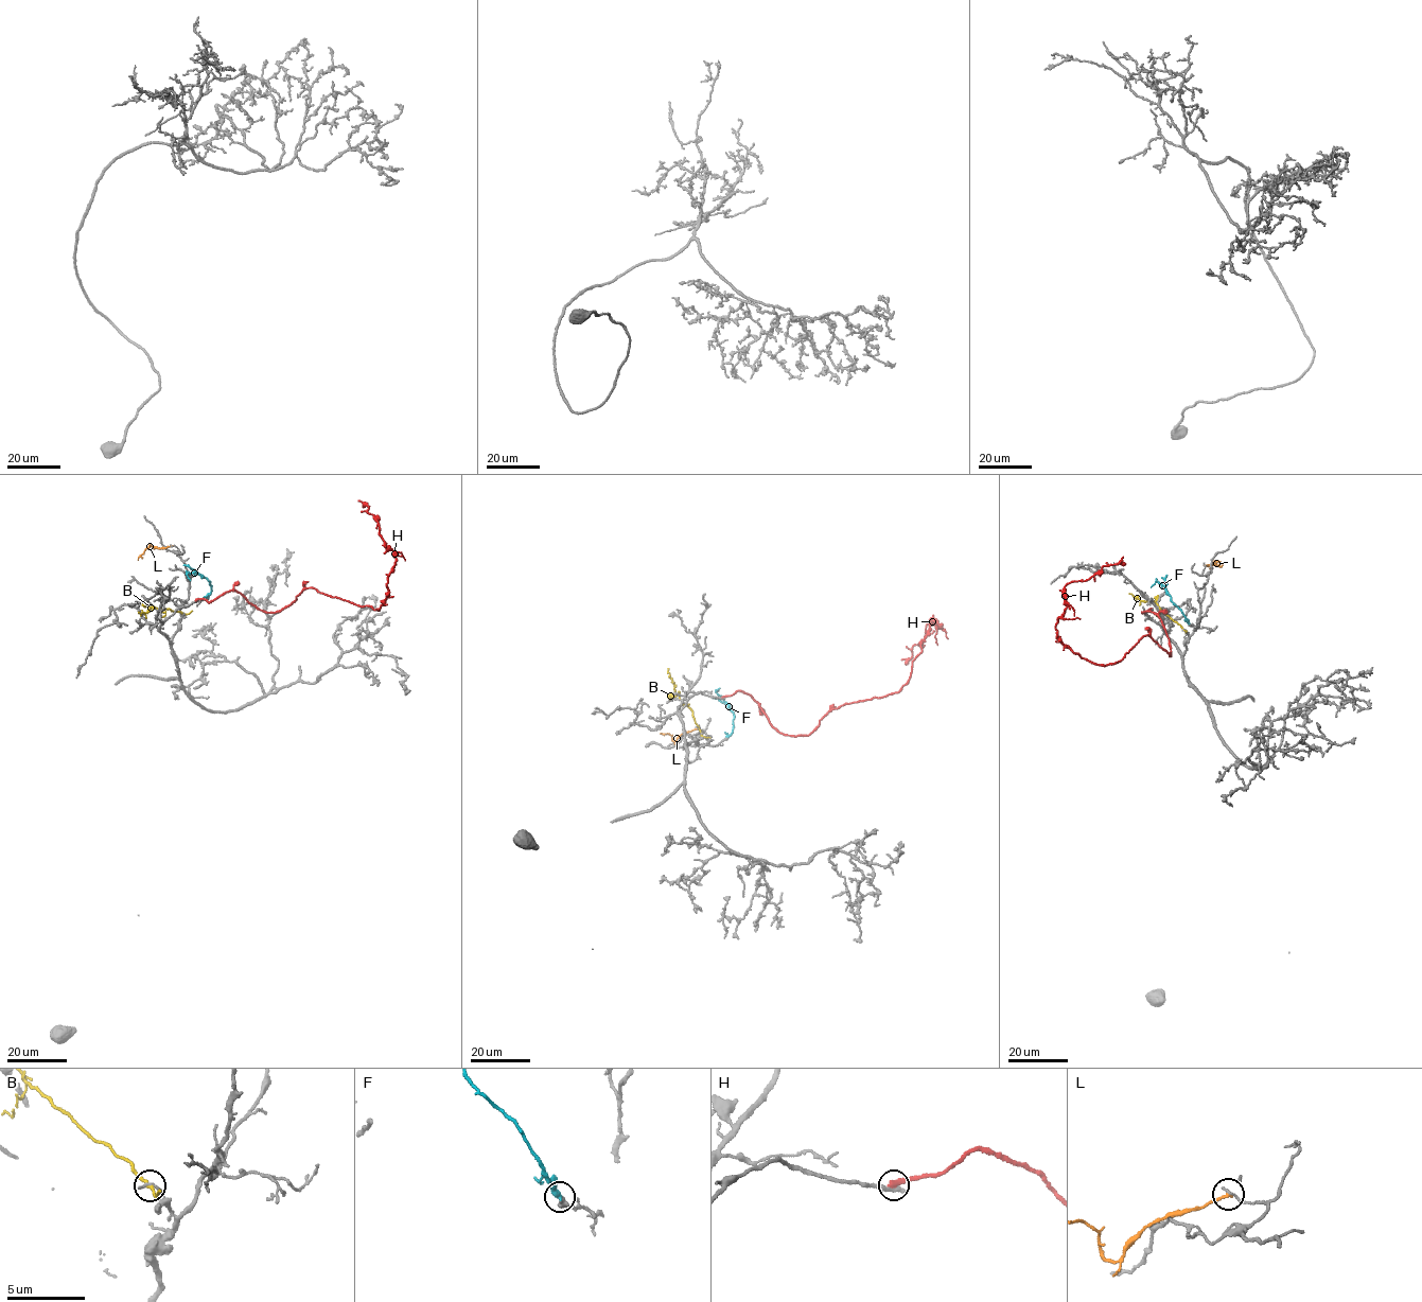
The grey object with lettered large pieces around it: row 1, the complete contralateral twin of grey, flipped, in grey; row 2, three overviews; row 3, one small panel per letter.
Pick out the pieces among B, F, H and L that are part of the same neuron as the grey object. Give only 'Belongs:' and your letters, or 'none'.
Belongs: F

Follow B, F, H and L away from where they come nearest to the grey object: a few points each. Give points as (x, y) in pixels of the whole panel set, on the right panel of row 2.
B: (1184, 630), (1153, 600), (1143, 601), (1129, 593)
F: (1189, 623), (1164, 585), (1156, 582), (1151, 587)
H: (1152, 609), (1141, 613), (1157, 614), (1170, 656), (1145, 635), (1102, 666), (1057, 636), (1065, 586), (1123, 558)
L: (1204, 565), (1217, 565), (1218, 561), (1212, 563), (1209, 568)

